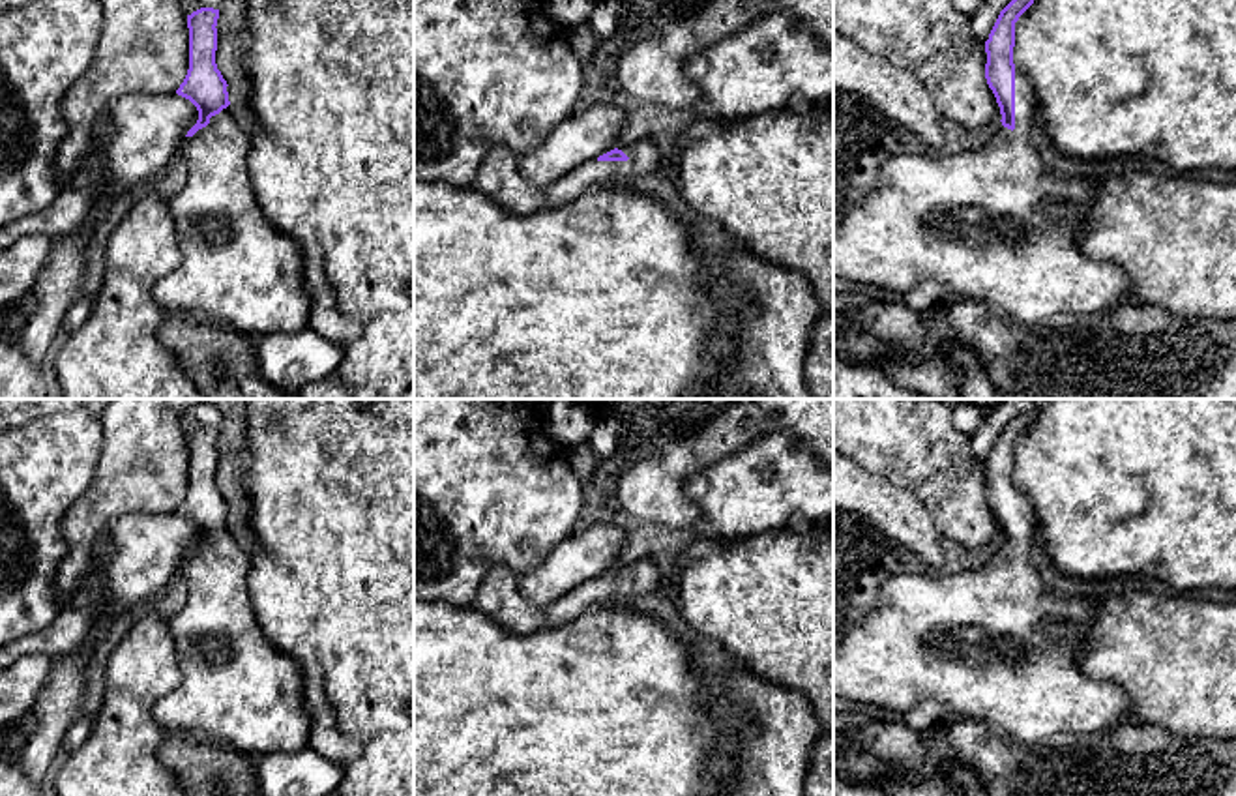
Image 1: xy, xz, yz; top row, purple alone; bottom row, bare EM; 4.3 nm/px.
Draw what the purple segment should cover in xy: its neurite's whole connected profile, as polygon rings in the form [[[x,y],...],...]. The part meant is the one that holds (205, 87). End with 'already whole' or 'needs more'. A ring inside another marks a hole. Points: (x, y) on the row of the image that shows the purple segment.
[[[219,9],[187,15],[189,69],[176,90],[189,99],[199,120],[182,140],[184,189],[169,200],[182,262],[154,287],[154,300],[169,311],[187,311],[245,335],[296,333],[309,326],[311,298],[305,258],[298,242],[275,228],[257,204],[249,178],[249,124],[230,105],[227,81],[215,64]]]; needs more

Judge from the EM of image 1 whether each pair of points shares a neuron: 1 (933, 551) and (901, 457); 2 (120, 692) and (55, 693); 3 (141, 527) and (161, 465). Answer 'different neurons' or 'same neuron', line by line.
1: different neurons
2: different neurons
3: different neurons

